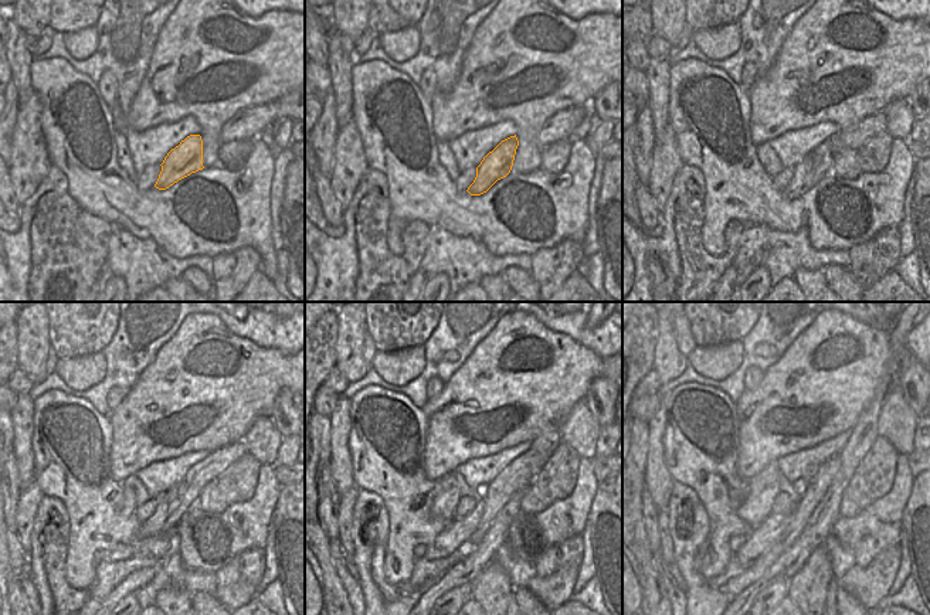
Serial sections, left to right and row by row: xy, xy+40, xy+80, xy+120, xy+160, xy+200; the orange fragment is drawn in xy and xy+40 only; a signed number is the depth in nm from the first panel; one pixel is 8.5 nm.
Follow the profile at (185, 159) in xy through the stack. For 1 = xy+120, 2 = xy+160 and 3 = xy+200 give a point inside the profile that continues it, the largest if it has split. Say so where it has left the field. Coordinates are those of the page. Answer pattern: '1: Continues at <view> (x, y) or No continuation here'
1: Continues at xy+120 (152, 526)
2: Continues at xy+160 (458, 532)
3: Continues at xy+200 (763, 537).

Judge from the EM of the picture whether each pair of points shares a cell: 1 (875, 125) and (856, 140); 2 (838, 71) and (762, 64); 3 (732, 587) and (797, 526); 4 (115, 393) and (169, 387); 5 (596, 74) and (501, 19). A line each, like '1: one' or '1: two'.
1: one
2: two
3: one
4: two
5: one

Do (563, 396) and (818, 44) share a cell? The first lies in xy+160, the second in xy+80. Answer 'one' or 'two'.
one

